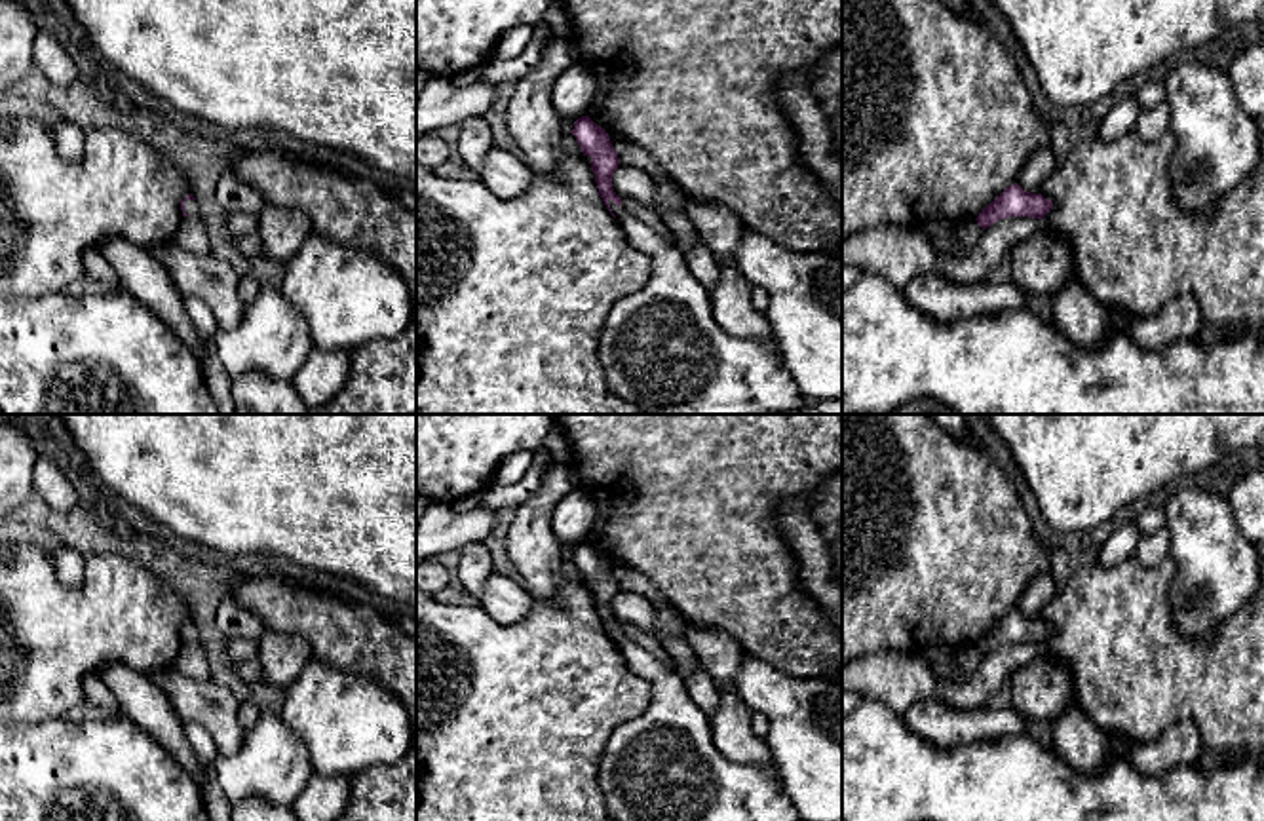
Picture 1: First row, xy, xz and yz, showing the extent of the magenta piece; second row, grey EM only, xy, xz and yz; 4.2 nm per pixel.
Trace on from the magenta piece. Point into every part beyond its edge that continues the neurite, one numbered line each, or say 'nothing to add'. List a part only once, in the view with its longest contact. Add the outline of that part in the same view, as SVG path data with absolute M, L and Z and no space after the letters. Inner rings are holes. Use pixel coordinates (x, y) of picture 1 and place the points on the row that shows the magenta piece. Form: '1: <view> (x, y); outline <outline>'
1: xz (662, 350); outline M612 200L608 203L627 241L652 258L648 283L641 291L618 298L603 321L599 359L608 388L646 414L768 414L810 405L791 378L777 340L737 338L720 327L711 314L711 295L690 272L682 251Z

